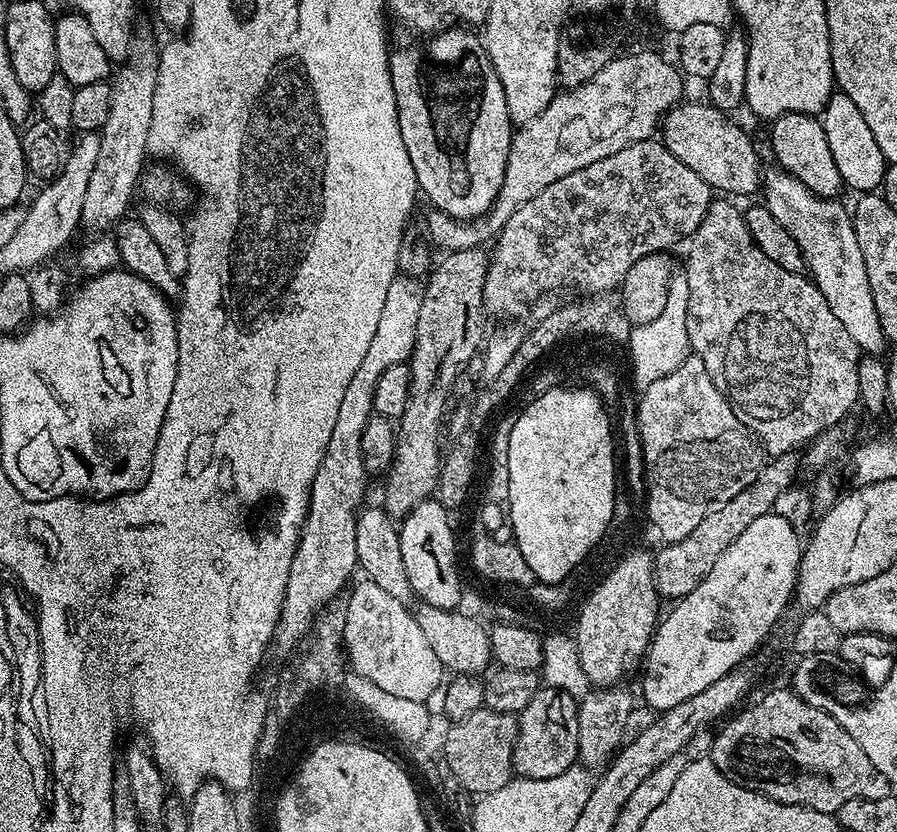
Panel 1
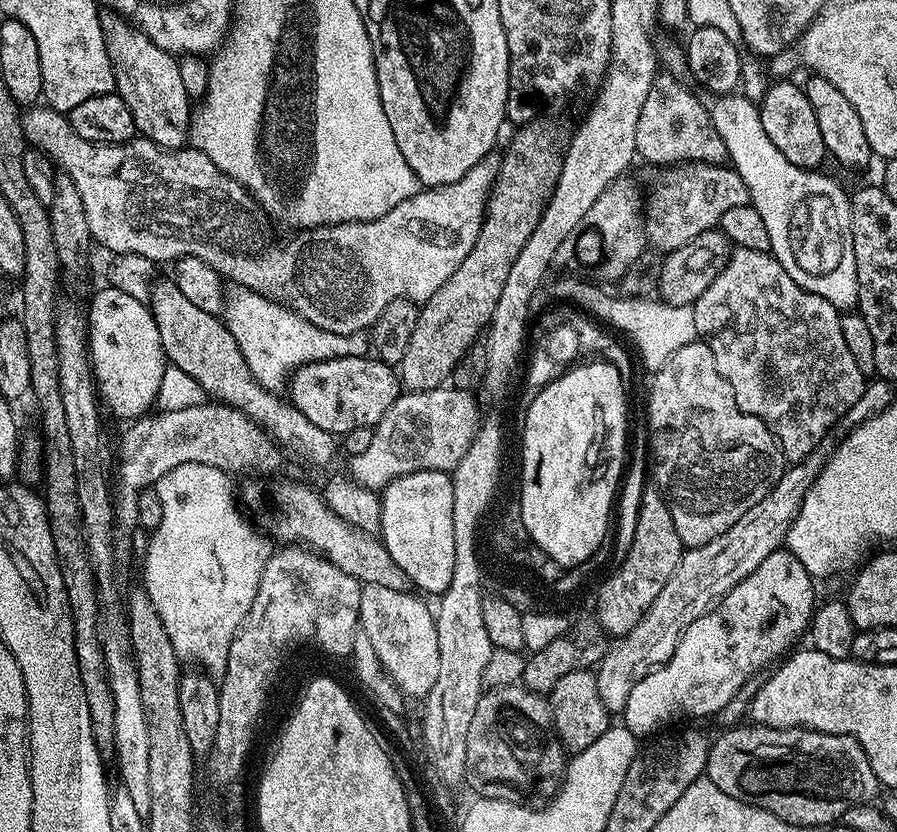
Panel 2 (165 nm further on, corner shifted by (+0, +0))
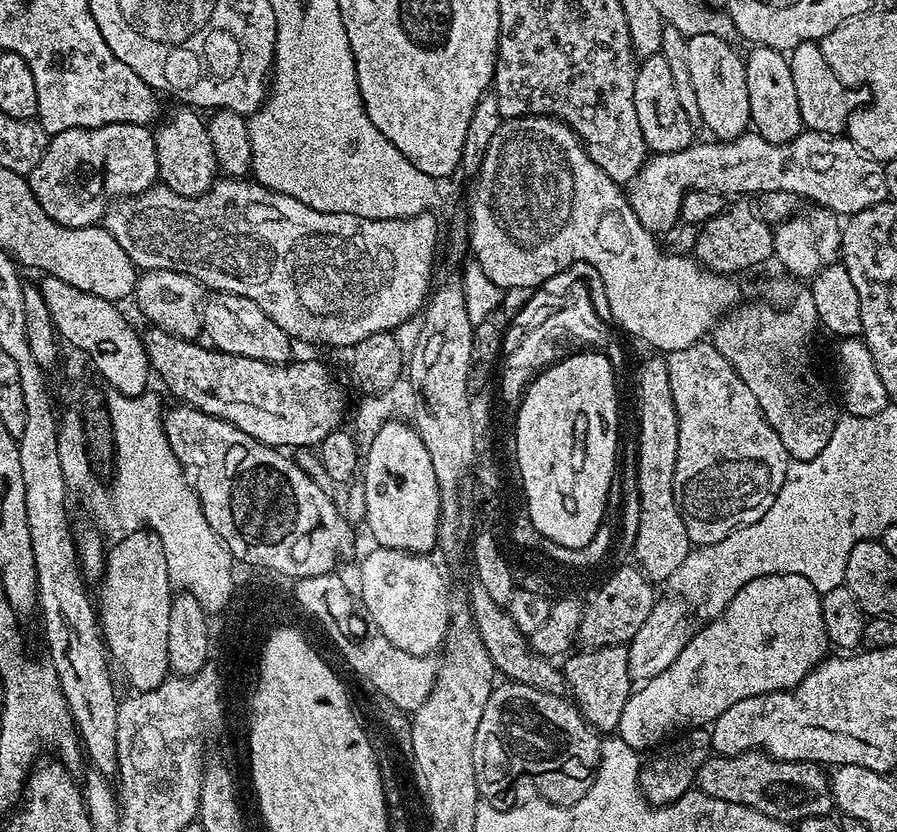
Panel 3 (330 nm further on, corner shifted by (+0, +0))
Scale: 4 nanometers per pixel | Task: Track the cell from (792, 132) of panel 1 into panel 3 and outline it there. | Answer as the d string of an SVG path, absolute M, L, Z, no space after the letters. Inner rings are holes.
M753 47L744 61L746 94L750 94L751 127L766 142L785 144L805 131L802 114L798 114L798 94L794 91L794 78L790 75L788 56L773 48Z

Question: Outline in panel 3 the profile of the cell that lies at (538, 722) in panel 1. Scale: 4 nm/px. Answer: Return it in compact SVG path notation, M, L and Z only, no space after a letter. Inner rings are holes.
M614 644L605 648L576 650L564 662L565 664L562 664L564 683L576 709L597 733L615 733L620 727L622 709L634 691L634 681L628 669L627 647L623 644Z

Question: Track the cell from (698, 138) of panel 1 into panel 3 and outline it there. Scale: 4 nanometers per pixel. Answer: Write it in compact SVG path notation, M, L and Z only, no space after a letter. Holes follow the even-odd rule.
M661 54L646 56L639 61L634 82L634 110L638 110L638 126L642 126L642 138L646 138L653 153L677 152L694 143L694 127L678 102L669 63Z

